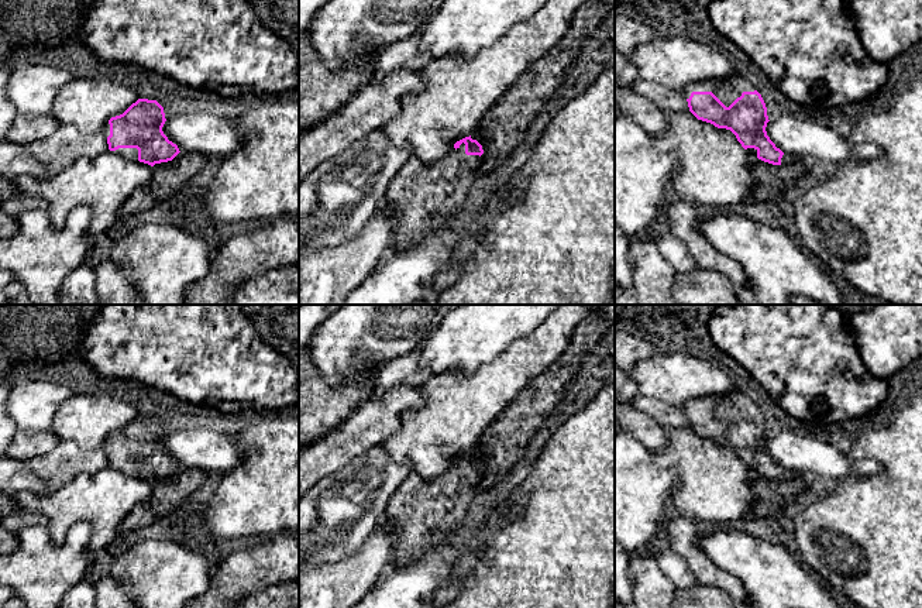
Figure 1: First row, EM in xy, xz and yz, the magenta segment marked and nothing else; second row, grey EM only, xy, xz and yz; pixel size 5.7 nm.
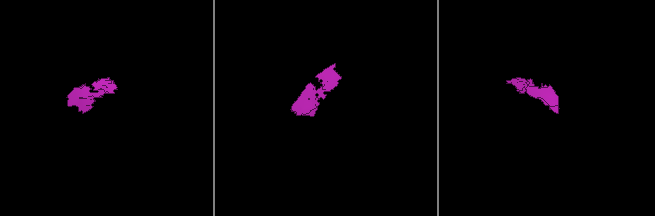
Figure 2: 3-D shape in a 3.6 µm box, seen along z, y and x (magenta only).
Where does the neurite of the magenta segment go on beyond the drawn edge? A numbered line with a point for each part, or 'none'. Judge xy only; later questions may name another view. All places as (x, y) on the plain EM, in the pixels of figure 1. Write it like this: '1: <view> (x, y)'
1: xy (127, 469)

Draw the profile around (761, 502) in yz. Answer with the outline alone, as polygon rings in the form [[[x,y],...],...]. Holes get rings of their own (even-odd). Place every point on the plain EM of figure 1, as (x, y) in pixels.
[[[758,474],[751,475],[751,488],[749,495],[750,513],[767,516],[777,513],[784,505],[794,501],[806,485],[806,480],[781,480],[773,481]]]

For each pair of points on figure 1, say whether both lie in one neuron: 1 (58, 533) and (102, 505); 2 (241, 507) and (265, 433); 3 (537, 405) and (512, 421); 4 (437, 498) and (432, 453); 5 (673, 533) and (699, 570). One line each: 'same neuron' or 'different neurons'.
1: same neuron
2: same neuron
3: same neuron
4: different neurons
5: same neuron

